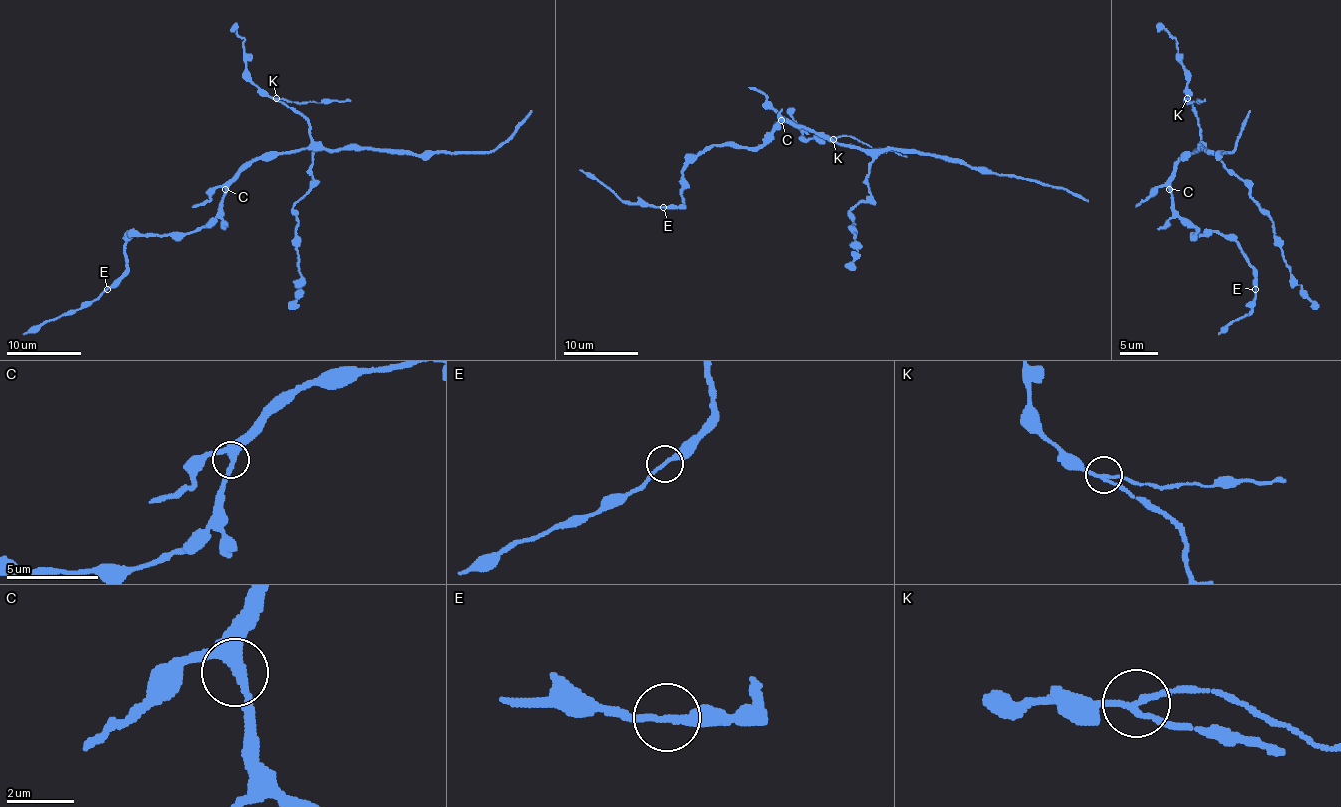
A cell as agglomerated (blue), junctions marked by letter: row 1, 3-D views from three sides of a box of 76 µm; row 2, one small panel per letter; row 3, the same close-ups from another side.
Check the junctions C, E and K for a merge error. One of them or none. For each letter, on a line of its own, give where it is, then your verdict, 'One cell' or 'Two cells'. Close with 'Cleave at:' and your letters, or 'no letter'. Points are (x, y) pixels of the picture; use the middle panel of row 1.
C: Place: (781, 120). One cell
E: Place: (663, 207). One cell
K: Place: (833, 139). Two cells
Cleave at: K

